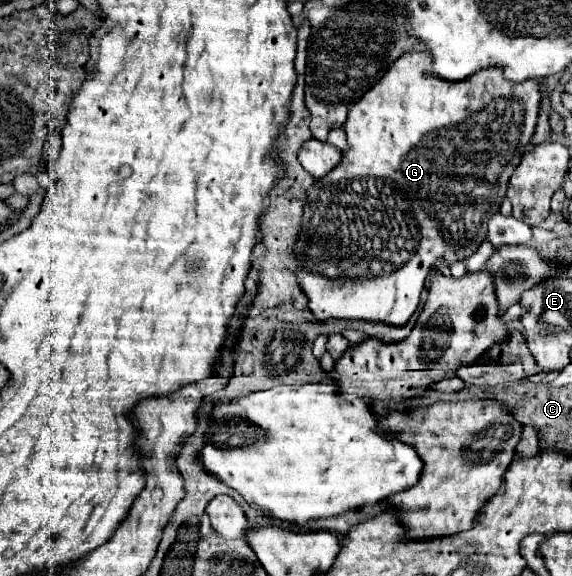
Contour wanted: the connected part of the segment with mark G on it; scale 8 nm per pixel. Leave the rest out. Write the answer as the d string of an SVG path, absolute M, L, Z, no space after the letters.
M411 51L407 55L401 55L393 63L391 71L387 71L387 75L381 79L381 83L371 87L371 91L367 91L367 95L363 95L363 99L359 99L355 107L351 107L347 117L347 127L343 127L349 141L349 149L343 153L343 161L323 179L319 179L315 187L311 187L311 191L307 191L307 205L305 205L295 253L299 259L297 277L301 283L301 289L309 297L309 309L313 311L315 319L319 321L367 319L367 321L383 321L389 325L405 325L419 305L419 295L423 291L425 277L429 269L435 265L435 259L445 257L447 263L453 263L453 261L471 257L477 251L477 247L485 241L487 219L491 219L491 215L499 209L507 191L509 175L519 165L519 159L527 151L529 141L535 133L541 97L543 97L541 81L527 79L523 83L513 83L505 79L501 67L481 69L463 81L445 81L431 73L431 55L427 51L419 51L419 53Z

